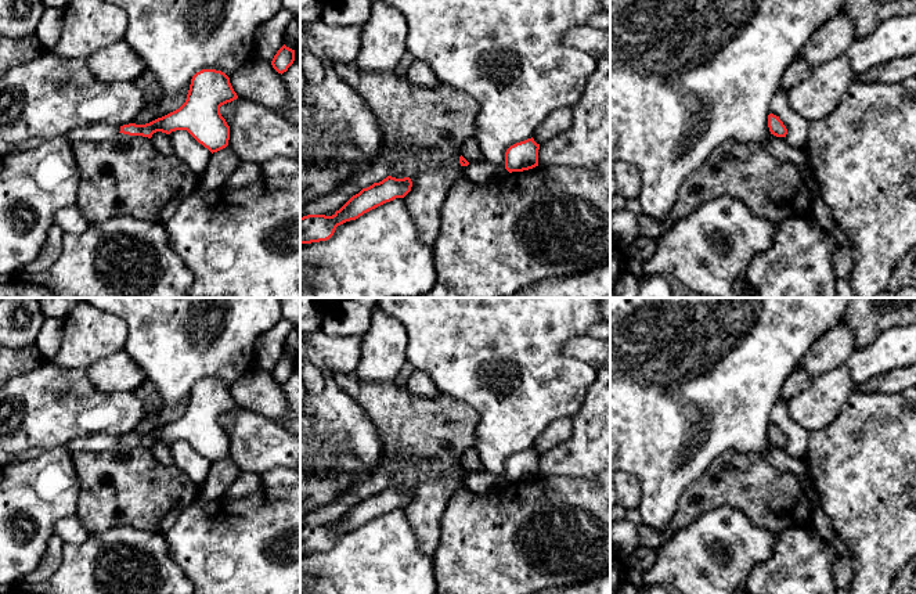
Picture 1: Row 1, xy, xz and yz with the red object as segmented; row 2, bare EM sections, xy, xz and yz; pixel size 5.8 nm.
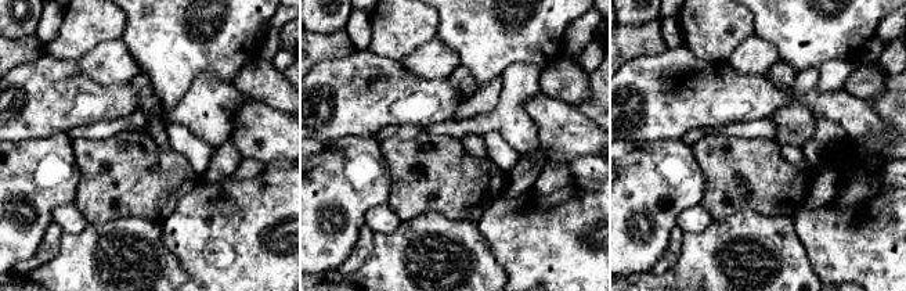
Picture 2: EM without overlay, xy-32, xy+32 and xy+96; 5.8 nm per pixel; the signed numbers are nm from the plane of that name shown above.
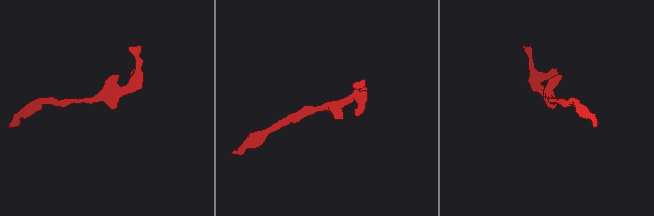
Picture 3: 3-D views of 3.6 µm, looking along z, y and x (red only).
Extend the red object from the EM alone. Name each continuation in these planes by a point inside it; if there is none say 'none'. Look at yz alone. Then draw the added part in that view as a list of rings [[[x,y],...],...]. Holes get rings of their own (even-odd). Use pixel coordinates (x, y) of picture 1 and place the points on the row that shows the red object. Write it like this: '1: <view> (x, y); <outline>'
none

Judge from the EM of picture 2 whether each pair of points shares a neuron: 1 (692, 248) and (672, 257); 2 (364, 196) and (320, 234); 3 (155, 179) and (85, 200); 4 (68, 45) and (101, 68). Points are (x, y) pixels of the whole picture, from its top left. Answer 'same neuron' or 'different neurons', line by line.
1: different neurons
2: same neuron
3: same neuron
4: different neurons

